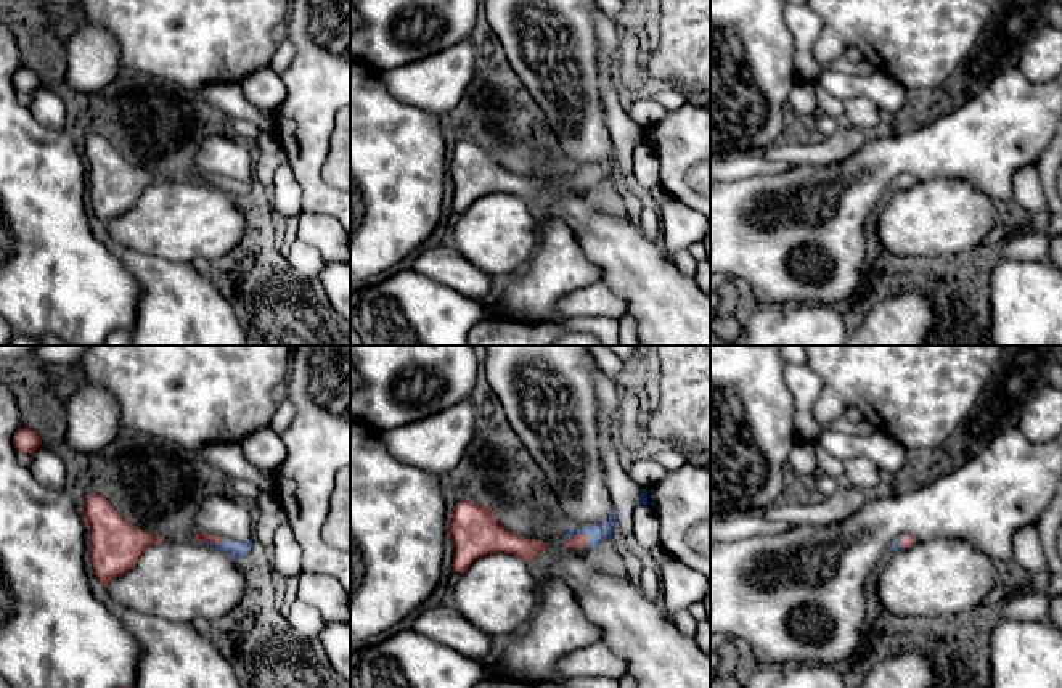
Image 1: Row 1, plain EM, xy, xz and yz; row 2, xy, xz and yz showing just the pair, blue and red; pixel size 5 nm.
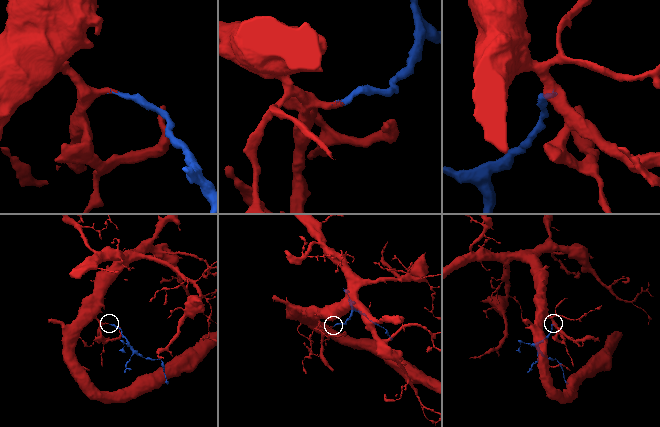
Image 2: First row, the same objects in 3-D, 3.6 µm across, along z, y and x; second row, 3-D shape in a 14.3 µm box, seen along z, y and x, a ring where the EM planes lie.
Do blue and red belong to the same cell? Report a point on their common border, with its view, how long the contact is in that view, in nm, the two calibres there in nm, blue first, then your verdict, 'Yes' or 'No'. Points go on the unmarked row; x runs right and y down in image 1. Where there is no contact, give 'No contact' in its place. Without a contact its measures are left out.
Touches blue at xz (580, 172). Shared border 130 nm. Thickness 100 nm (blue) against 80 nm. Yes

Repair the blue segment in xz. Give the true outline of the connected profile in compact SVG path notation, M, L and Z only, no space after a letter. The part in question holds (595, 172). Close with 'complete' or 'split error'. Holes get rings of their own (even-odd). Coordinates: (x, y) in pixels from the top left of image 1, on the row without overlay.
M611 149L609 158L604 162L586 164L582 167L569 167L566 172L564 185L567 188L593 188L601 180L607 178L615 167L615 149Z; split error

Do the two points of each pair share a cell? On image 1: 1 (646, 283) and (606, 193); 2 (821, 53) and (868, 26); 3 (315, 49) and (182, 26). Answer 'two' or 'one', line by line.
1: two
2: one
3: two

